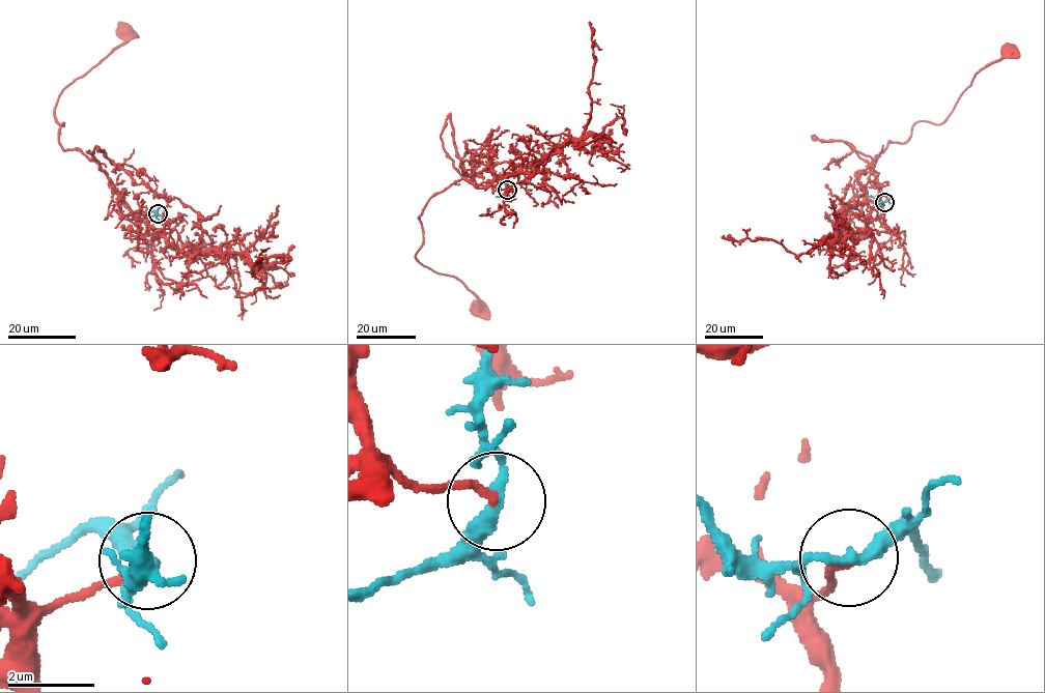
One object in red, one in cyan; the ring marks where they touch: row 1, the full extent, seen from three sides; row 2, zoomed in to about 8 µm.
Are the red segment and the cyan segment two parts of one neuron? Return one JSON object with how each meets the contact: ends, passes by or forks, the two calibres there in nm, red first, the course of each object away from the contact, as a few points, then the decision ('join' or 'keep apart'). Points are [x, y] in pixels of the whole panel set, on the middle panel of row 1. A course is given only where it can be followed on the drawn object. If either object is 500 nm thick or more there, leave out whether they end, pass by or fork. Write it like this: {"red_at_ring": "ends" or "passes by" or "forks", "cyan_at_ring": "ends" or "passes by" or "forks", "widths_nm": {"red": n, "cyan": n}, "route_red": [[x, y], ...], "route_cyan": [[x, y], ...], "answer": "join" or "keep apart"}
{"red_at_ring": "ends", "cyan_at_ring": "passes by", "widths_nm": {"red": 170, "cyan": 280}, "route_red": [[507, 190], [500, 184], [508, 174], [483, 188], [456, 180], [418, 217], [416, 258], [455, 277], [477, 308]], "route_cyan": [[507, 190], [508, 175]], "answer": "join"}

